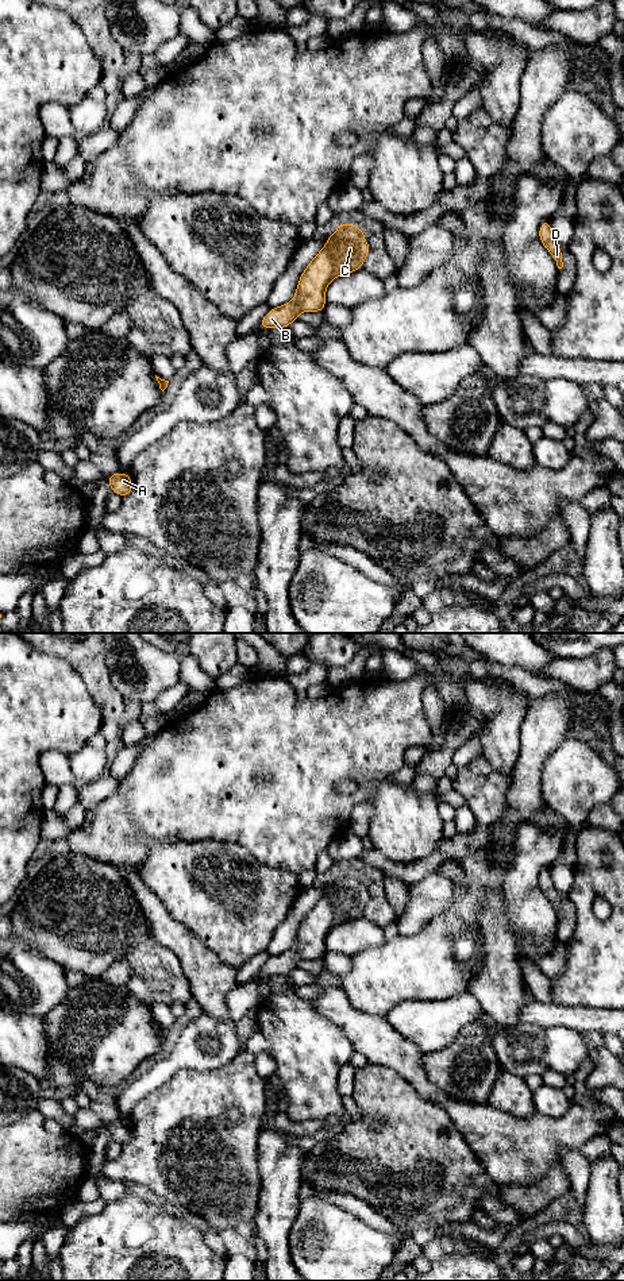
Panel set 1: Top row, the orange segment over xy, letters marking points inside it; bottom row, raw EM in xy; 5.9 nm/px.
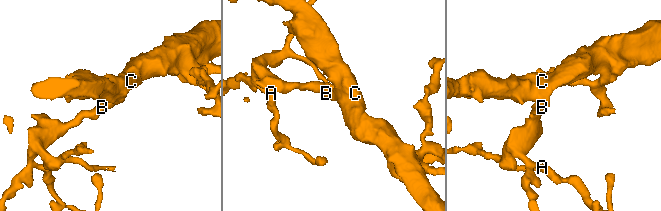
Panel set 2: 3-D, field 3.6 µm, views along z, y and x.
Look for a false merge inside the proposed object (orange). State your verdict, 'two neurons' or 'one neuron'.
one neuron

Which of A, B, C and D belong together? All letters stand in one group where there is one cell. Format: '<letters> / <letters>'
A B C D

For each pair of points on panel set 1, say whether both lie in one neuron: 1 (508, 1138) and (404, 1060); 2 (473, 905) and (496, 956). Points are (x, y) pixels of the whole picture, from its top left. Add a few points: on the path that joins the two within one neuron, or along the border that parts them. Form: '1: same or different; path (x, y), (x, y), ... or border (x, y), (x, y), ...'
1: same; path (481, 1126), (426, 1087)
2: different; border (493, 894), (480, 917), (484, 949)

